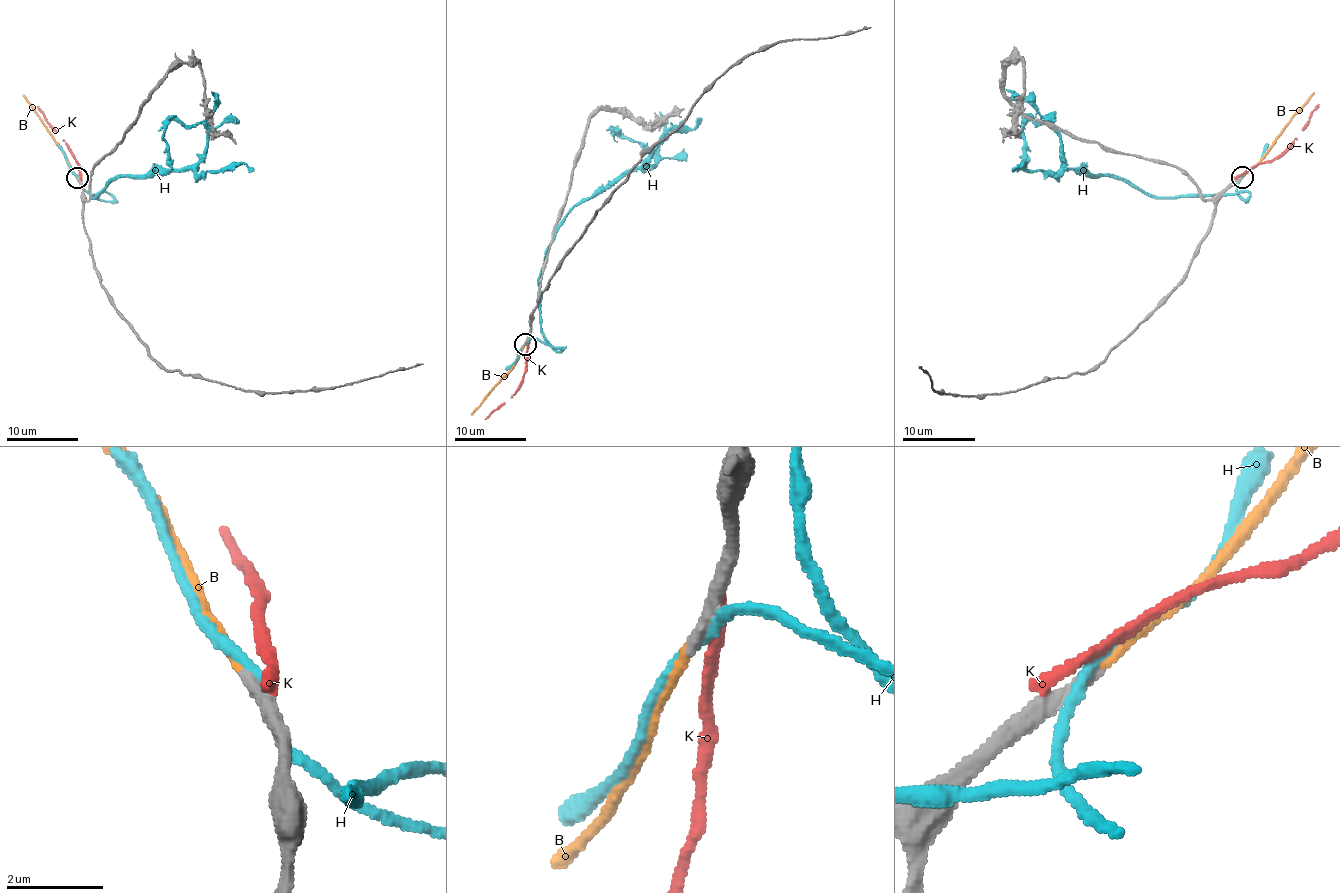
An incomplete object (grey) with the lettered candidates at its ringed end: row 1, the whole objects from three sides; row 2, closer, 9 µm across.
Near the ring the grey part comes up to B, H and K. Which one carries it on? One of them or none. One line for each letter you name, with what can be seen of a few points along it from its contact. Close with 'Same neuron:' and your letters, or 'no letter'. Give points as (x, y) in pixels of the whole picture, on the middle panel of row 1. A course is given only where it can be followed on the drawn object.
B: Its course: (524, 344), (515, 363), (471, 415)
Same neuron: B

